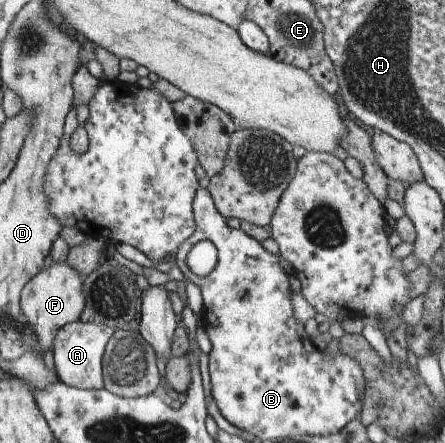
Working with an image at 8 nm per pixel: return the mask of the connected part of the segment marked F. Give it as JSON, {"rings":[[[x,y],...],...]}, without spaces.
{"rings":[[[54,262],[51,267],[41,271],[24,287],[20,298],[21,311],[24,311],[28,319],[30,330],[37,333],[39,349],[45,352],[53,347],[56,335],[65,325],[80,319],[84,305],[83,278],[67,262]]]}

